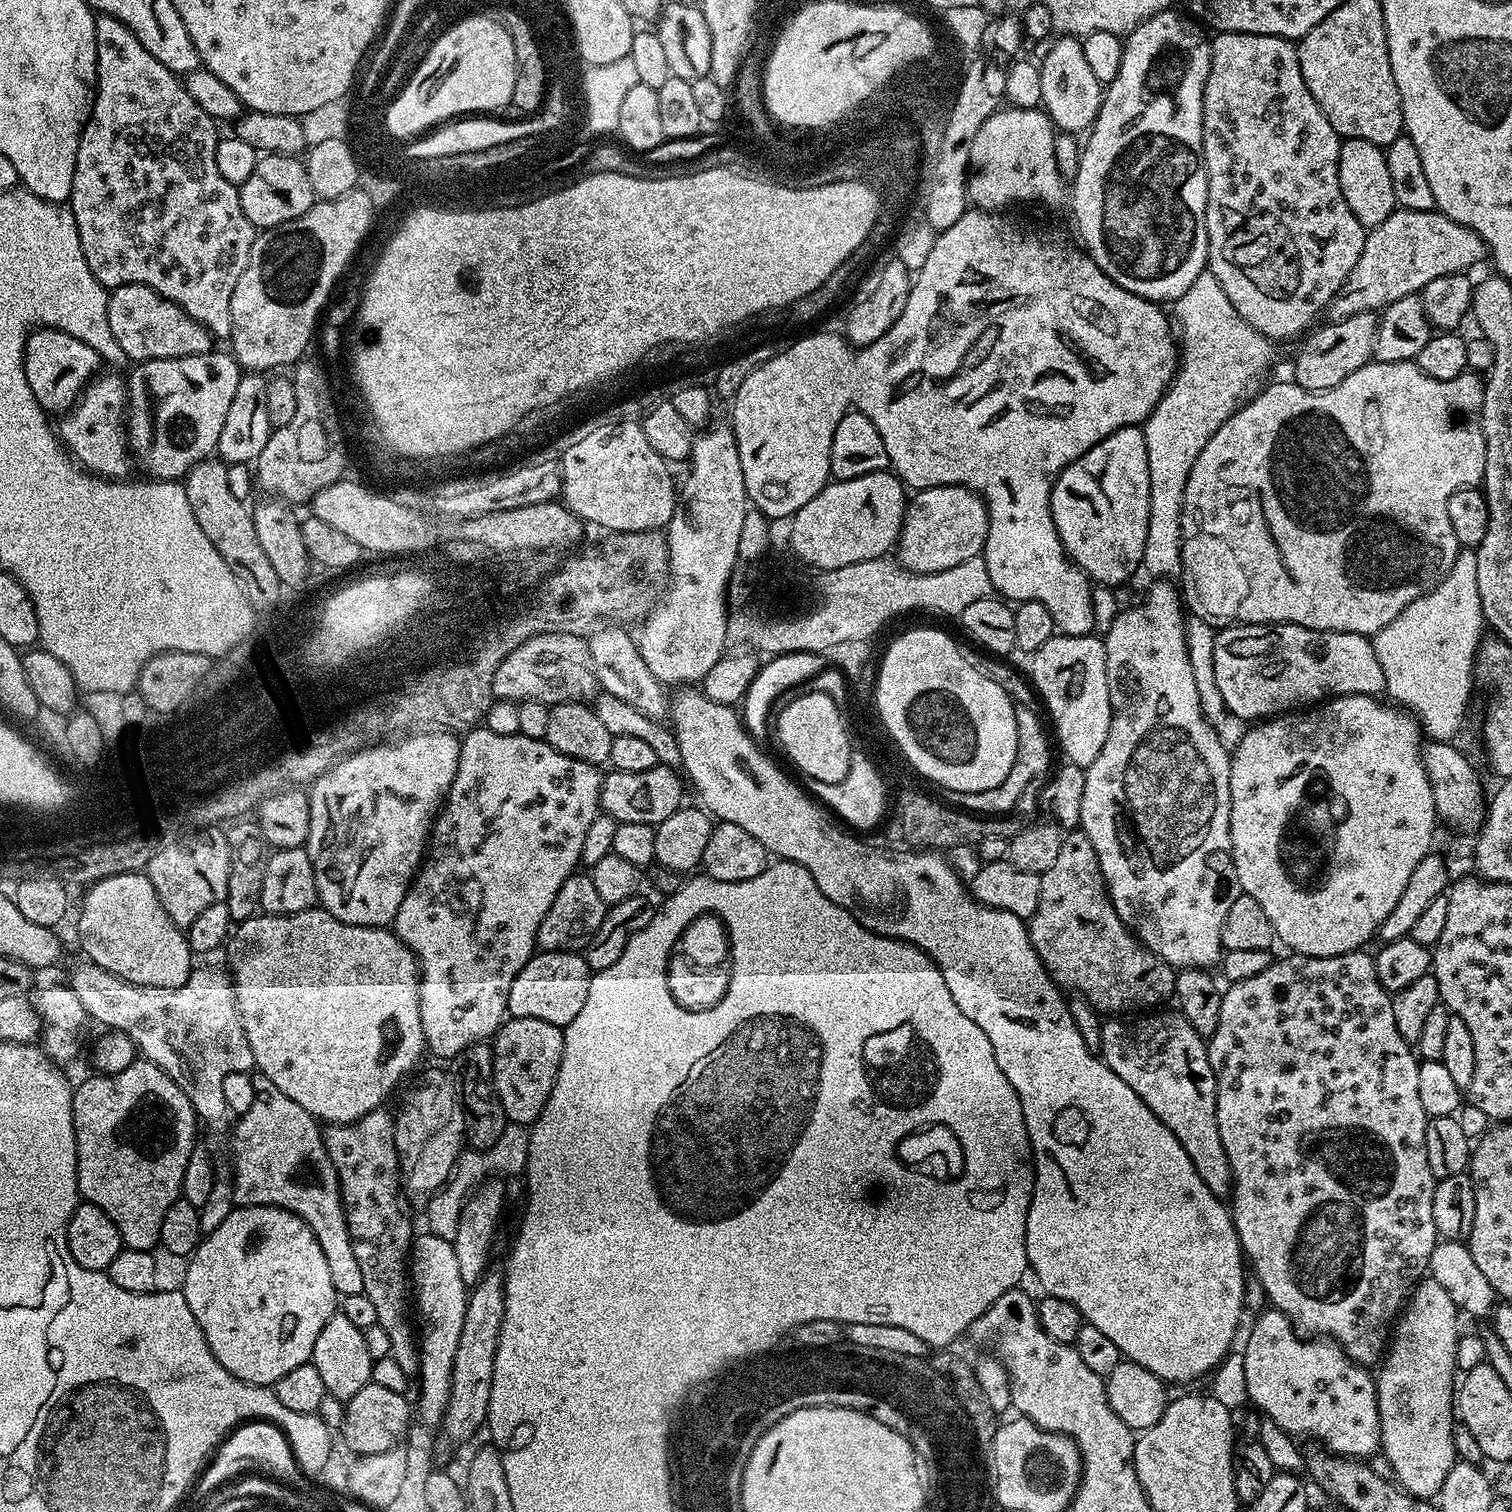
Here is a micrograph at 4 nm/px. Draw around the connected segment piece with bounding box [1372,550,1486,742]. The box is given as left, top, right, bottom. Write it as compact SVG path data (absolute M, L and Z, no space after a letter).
M1461 550L1458 554L1458 558L1454 562L1454 566L1450 570L1450 574L1446 574L1446 578L1442 578L1442 582L1436 589L1433 592L1428 592L1422 598L1410 602L1410 606L1406 606L1406 610L1402 610L1402 614L1398 614L1398 618L1394 618L1394 622L1390 622L1390 626L1386 626L1383 630L1377 632L1372 640L1374 654L1378 654L1378 666L1382 666L1384 687L1387 695L1392 695L1393 698L1391 697L1391 699L1395 701L1397 705L1403 706L1416 717L1429 741L1446 740L1452 742L1457 739L1455 736L1459 734L1460 727L1464 724L1464 715L1468 712L1468 699L1472 696L1476 651L1480 648L1480 641L1485 635L1485 632L1486 625L1484 622L1484 615L1482 614L1482 598L1478 598L1478 558L1476 557L1475 551Z

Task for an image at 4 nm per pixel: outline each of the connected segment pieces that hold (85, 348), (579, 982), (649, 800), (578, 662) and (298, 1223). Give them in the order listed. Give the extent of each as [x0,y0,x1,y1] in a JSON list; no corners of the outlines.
[[24,328,101,414],[508,951,593,1029],[600,763,685,826],[492,633,597,706],[182,1204,338,1386]]

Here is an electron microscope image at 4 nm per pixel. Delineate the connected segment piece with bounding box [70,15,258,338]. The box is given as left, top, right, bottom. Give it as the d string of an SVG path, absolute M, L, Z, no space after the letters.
M96 16L96 86L94 99L88 113L88 121L80 132L78 142L78 158L76 159L76 173L72 183L70 207L74 214L74 222L78 226L78 238L82 246L82 254L86 258L86 266L98 278L98 282L111 290L123 284L145 284L150 286L162 298L174 302L190 318L194 318L213 337L224 338L232 335L232 315L230 314L230 298L234 298L234 286L238 286L238 278L242 278L242 270L246 270L246 262L250 258L250 250L256 241L258 230L246 218L240 205L240 189L237 185L226 182L218 170L216 147L221 133L216 132L217 121L213 120L186 90L183 79L177 73L166 70L146 46L138 40L118 18L113 16Z

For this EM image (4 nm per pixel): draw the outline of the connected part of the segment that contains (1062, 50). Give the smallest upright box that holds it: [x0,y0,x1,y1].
[1038,34,1102,134]

